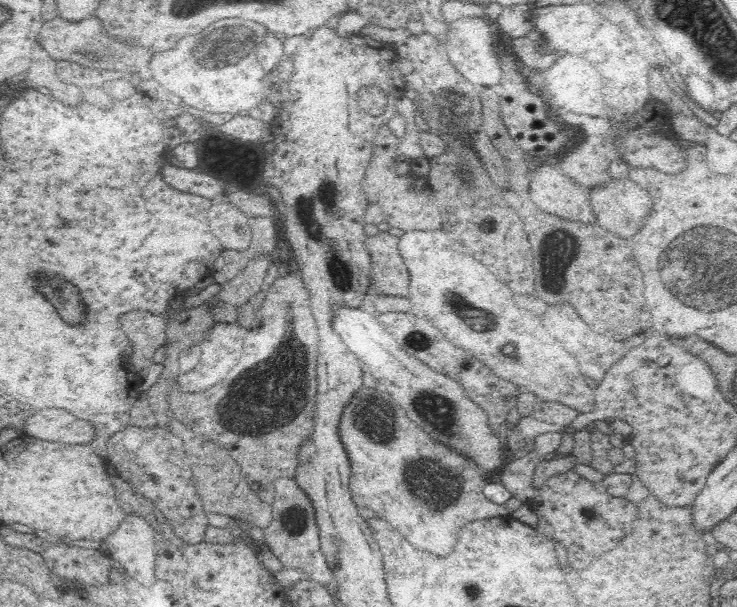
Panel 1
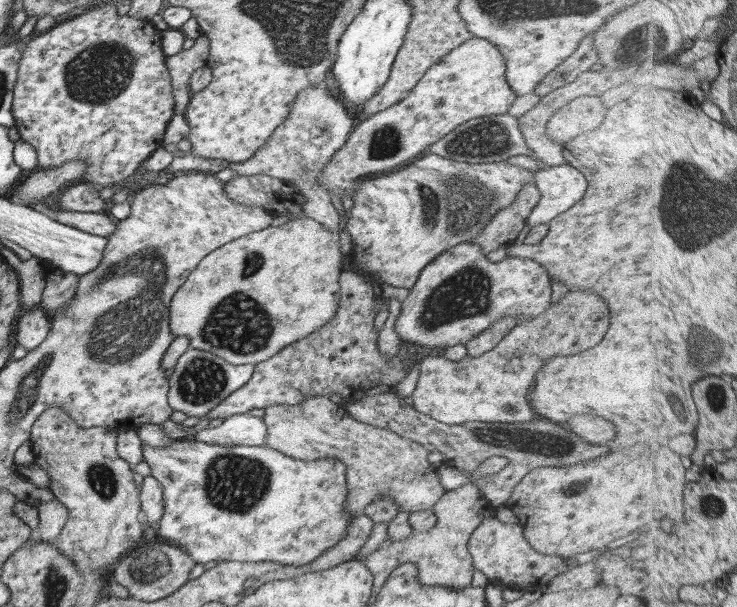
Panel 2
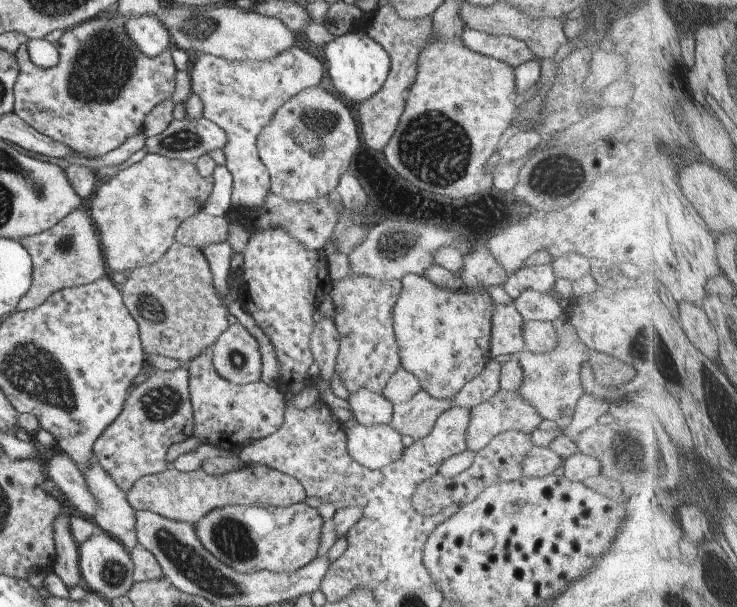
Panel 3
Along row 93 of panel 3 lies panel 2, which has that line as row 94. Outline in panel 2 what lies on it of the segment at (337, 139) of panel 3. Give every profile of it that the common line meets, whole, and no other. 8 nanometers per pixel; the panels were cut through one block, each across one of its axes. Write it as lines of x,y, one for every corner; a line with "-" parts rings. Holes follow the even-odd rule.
325,81
307,86
291,100
287,118
279,124
261,148
249,160
229,161
227,168
238,175
265,175
290,181
305,198
302,210
305,217
321,223
329,231
338,231
339,214
329,201
329,194
317,185
321,168
342,147
356,121
347,116
342,104
327,90

